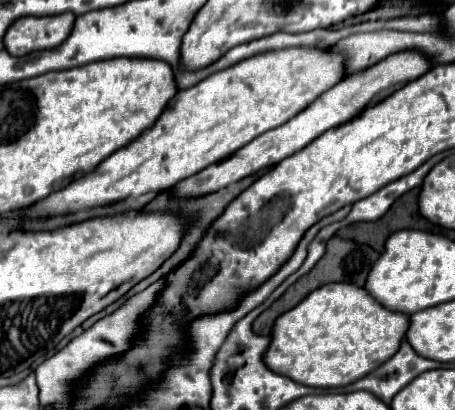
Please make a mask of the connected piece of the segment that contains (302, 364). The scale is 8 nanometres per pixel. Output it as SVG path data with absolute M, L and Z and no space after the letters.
M334 282L308 294L296 308L274 322L272 344L264 362L304 386L338 388L348 386L396 354L406 332L410 316L384 308L368 290Z

